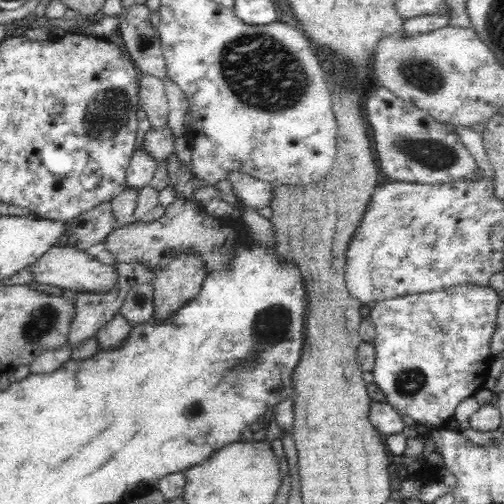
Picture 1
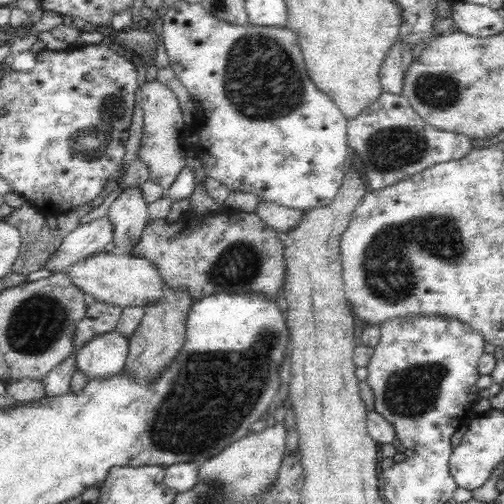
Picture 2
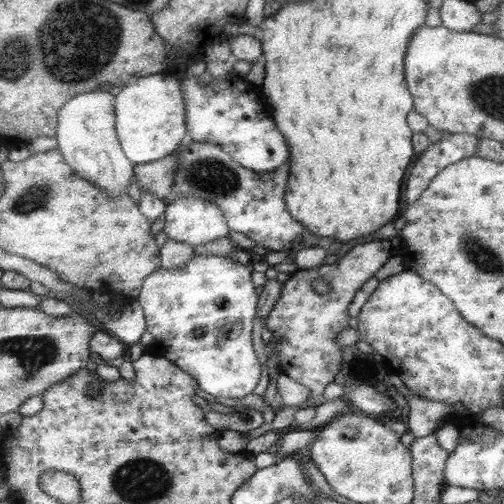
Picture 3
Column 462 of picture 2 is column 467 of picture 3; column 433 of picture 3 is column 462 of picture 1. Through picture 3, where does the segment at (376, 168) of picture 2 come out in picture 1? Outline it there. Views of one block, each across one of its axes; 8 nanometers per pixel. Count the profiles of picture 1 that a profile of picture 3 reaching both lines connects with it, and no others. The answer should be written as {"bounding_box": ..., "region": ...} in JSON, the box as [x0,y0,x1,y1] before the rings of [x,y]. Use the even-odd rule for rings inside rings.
{"bounding_box":[364,86,484,186],"region":[[[384,86],[368,90],[368,98],[364,98],[364,118],[372,130],[378,170],[382,170],[386,182],[446,186],[448,182],[468,182],[472,178],[480,182],[484,178],[484,172],[476,166],[452,126],[436,122],[424,110],[418,110],[412,102],[398,98]]]}

